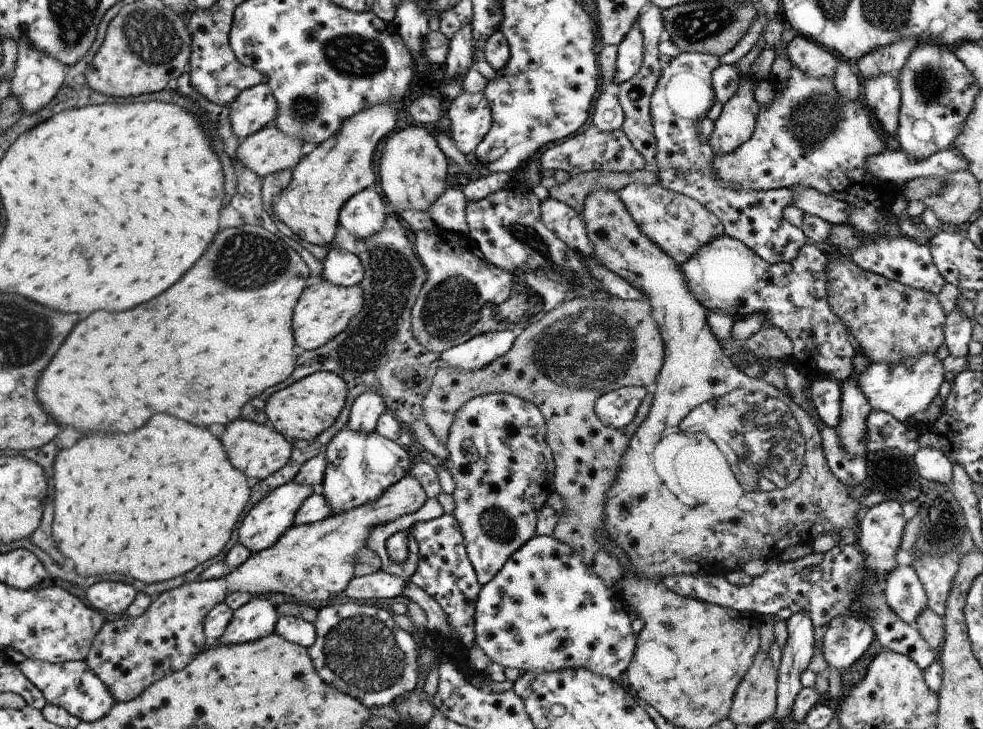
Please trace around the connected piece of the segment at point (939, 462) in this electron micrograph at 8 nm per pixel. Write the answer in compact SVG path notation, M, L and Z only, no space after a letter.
M916 448L913 460L919 476L930 482L940 482L951 489L953 464L946 454L936 448Z

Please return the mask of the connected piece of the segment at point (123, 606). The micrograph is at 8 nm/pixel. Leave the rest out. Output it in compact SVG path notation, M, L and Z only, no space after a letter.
M98 582L86 592L87 604L96 611L120 614L130 607L137 596L134 586L124 582Z

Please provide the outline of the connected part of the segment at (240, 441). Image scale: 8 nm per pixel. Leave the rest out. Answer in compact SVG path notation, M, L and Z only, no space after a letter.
M238 418L238 422L226 426L222 442L226 442L226 455L230 464L246 475L246 478L256 478L258 481L264 481L277 473L293 457L293 454L290 454L292 446L288 444L286 437L274 430L266 421L258 424Z

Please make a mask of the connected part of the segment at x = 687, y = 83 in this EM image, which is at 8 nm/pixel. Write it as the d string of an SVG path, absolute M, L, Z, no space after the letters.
M683 52L680 56L672 58L667 65L663 66L657 88L650 100L653 134L656 138L656 166L653 170L658 176L658 185L668 188L673 192L681 193L700 202L720 219L725 226L725 235L742 242L748 246L754 254L758 254L762 260L769 264L780 262L792 262L800 251L806 247L807 237L801 228L792 226L784 220L782 210L794 205L794 190L792 188L773 189L770 191L734 190L730 186L721 186L716 178L716 170L712 166L713 148L709 139L704 141L698 134L698 122L707 116L708 111L715 104L713 90L713 72L720 66L720 56L712 54L698 54L698 52Z

